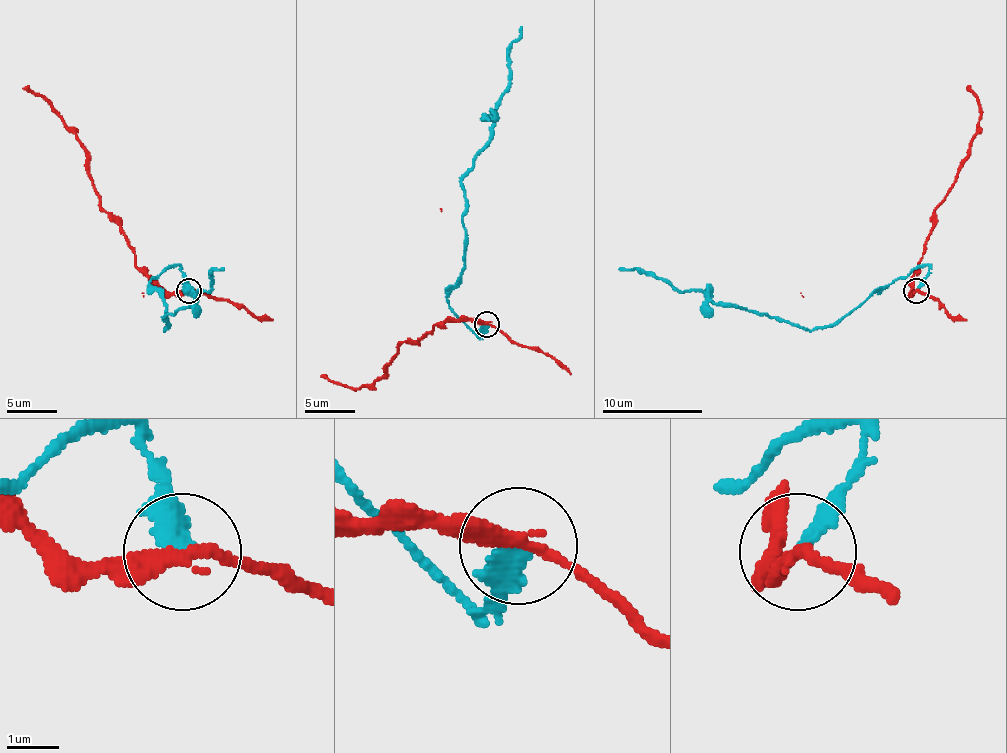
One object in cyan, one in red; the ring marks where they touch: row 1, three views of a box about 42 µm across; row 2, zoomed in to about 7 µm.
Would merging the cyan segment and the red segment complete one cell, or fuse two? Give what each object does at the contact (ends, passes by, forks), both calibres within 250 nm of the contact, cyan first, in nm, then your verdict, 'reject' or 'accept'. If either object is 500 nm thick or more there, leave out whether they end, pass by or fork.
cyan ends; red passes by; calibres 280 and 240 nm; reject

